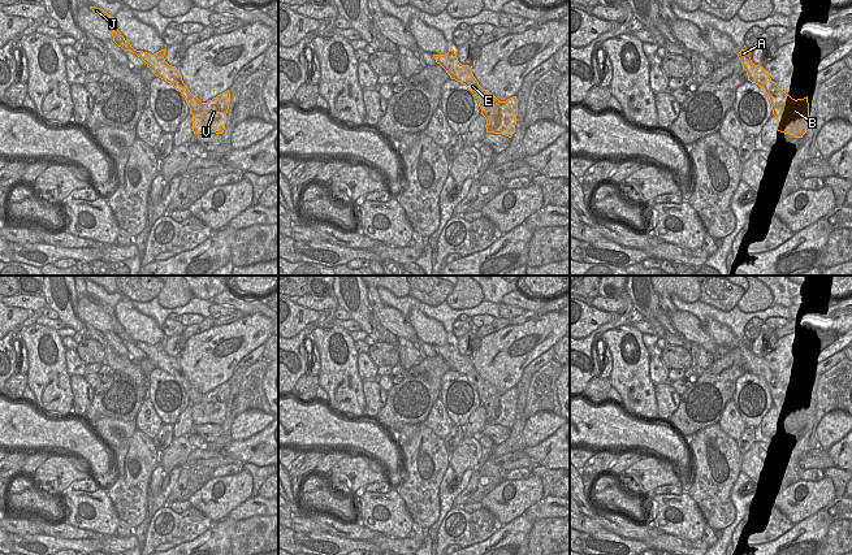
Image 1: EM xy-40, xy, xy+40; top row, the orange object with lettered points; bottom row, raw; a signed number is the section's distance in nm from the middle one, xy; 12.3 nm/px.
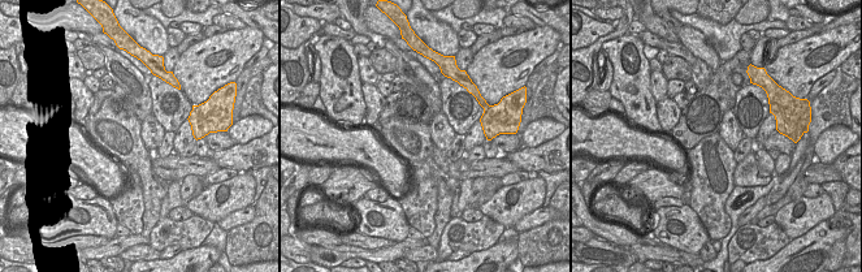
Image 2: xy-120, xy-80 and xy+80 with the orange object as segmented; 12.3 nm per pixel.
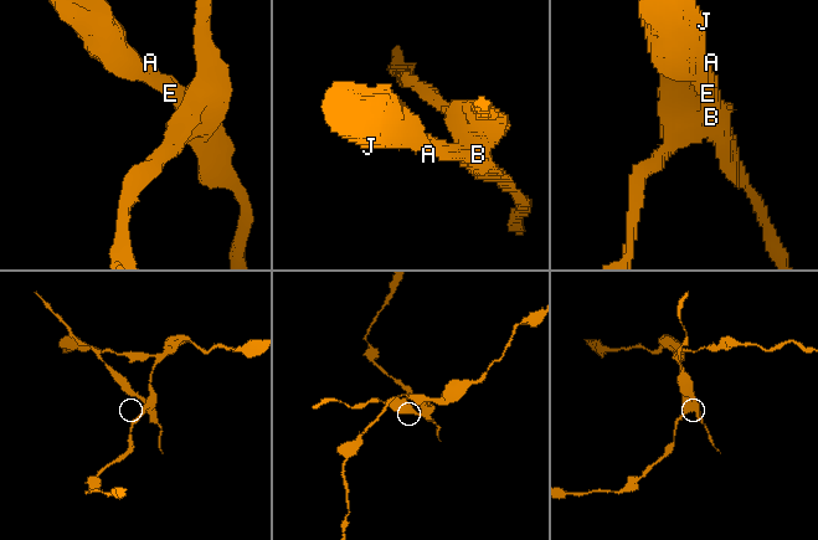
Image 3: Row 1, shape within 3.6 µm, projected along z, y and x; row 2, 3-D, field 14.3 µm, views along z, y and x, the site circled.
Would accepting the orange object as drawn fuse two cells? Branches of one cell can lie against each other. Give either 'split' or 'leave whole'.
split

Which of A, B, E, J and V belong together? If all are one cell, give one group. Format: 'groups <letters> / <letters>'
groups A B E J / V

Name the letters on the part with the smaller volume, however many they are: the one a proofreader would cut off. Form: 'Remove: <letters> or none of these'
Remove: A, B, E, J

